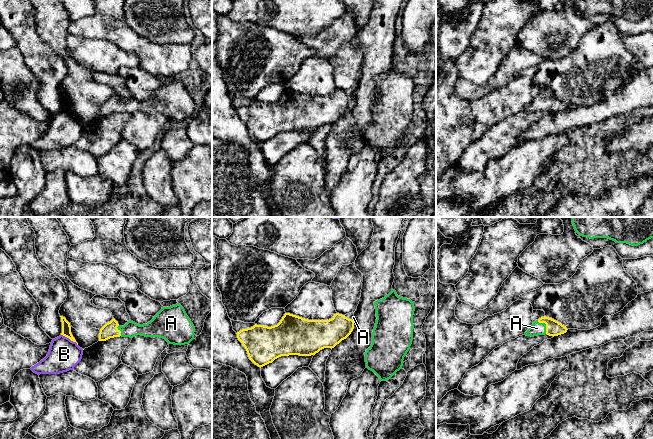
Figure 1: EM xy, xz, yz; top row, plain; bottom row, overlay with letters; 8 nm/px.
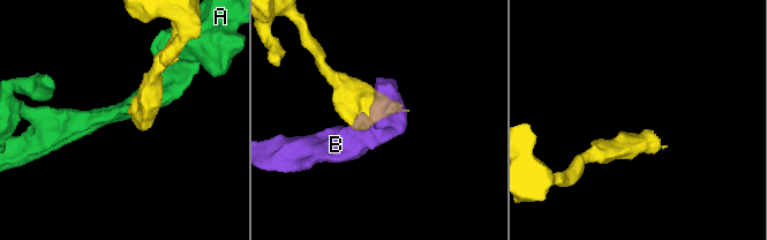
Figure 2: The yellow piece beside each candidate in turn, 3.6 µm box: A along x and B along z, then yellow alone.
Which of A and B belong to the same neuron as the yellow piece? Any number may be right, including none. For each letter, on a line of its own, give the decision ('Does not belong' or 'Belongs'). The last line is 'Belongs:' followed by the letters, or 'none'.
A: Belongs
B: Does not belong
Belongs: A

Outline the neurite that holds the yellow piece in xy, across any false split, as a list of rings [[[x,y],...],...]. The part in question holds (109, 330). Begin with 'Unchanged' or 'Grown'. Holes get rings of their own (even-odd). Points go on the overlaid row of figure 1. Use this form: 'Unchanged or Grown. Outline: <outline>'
Grown. Outline: [[[177,303],[170,307],[162,307],[150,322],[143,325],[130,320],[124,326],[120,326],[113,318],[100,329],[99,341],[120,336],[133,338],[141,335],[160,337],[168,344],[185,345],[194,339],[194,332],[193,323],[184,308]]]

